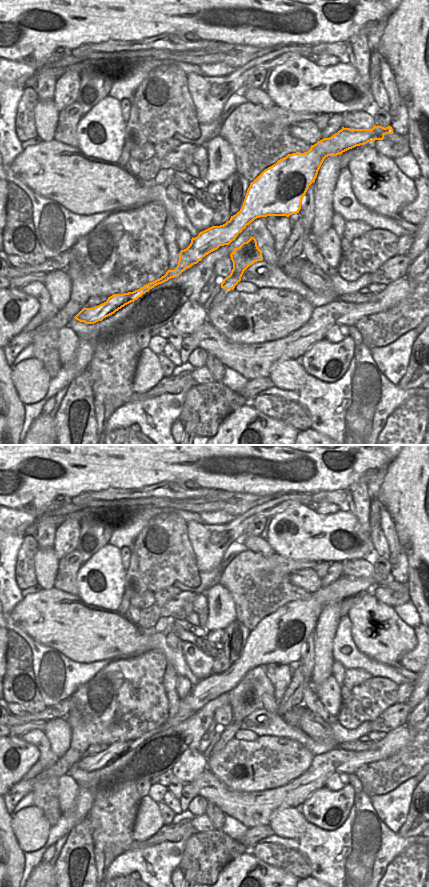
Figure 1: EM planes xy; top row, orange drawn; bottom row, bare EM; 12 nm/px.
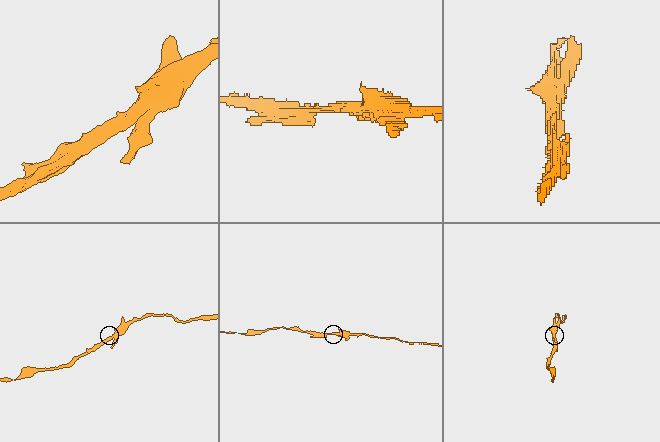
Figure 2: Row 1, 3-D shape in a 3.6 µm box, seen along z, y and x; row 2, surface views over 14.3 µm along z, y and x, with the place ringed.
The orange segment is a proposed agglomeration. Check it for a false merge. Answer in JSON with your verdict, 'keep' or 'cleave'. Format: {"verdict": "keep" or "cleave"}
{"verdict": "cleave"}

